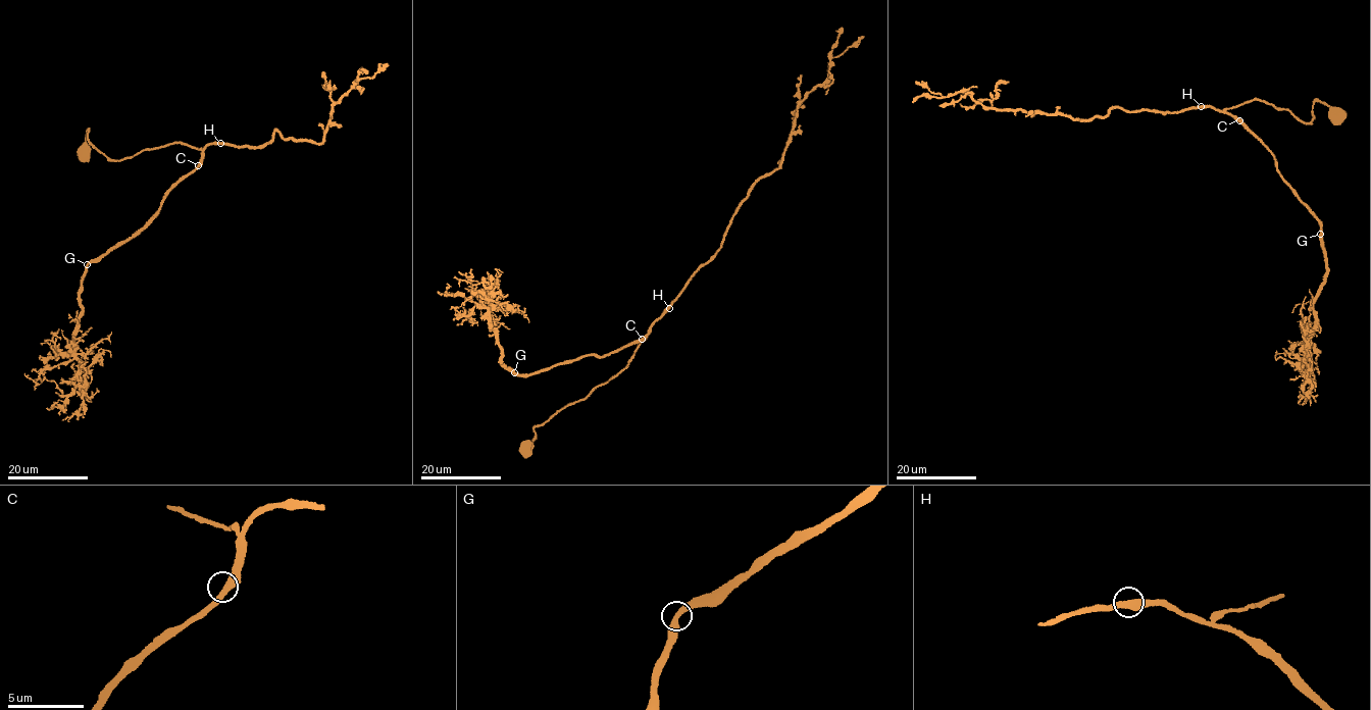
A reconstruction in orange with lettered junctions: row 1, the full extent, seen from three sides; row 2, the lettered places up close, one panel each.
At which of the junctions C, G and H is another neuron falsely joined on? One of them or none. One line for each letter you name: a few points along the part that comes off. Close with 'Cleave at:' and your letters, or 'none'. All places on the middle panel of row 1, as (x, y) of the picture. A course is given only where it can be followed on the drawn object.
Cleave at: none

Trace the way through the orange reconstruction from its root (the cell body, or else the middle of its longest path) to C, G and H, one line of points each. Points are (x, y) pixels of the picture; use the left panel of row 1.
C: (83, 153), (88, 130), (88, 140), (112, 159), (120, 160), (146, 149), (179, 142), (202, 151), (198, 164)
G: (83, 153), (88, 130), (88, 140), (112, 159), (179, 142), (202, 153), (143, 227), (87, 264)
H: (83, 153), (88, 130), (88, 140), (115, 160), (176, 142), (202, 150), (213, 143), (220, 143)

